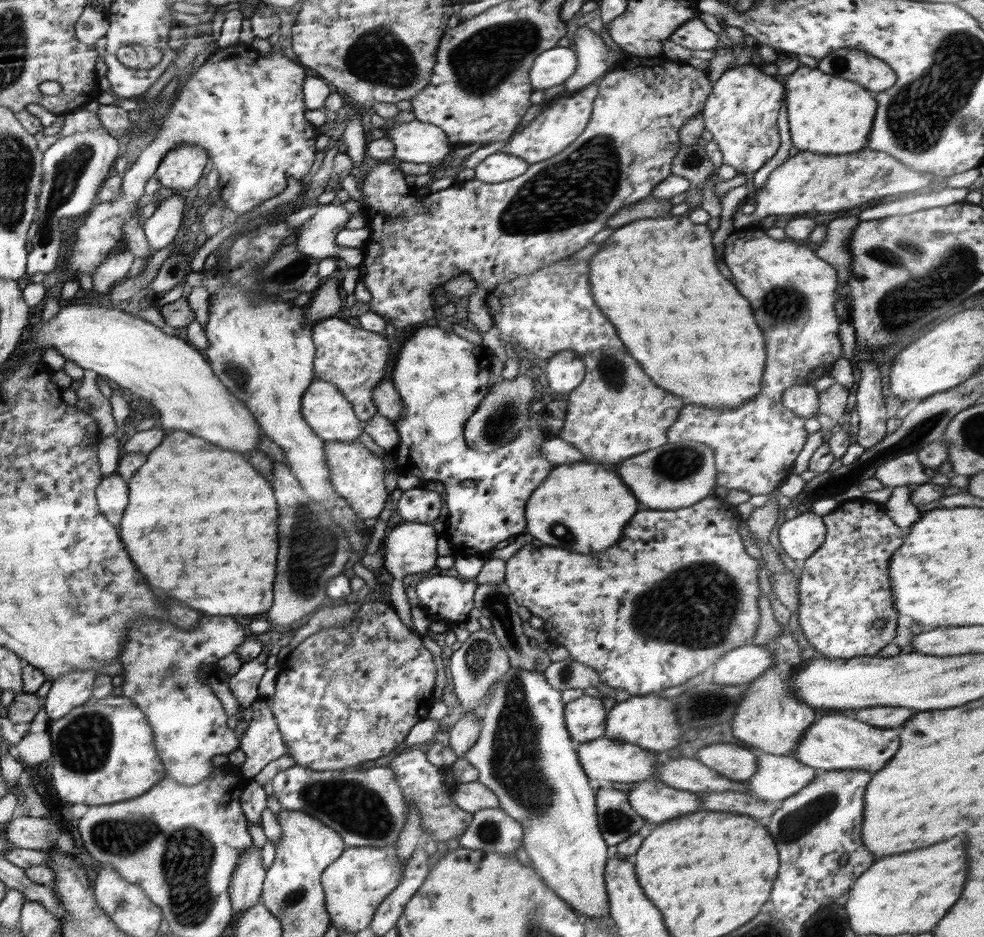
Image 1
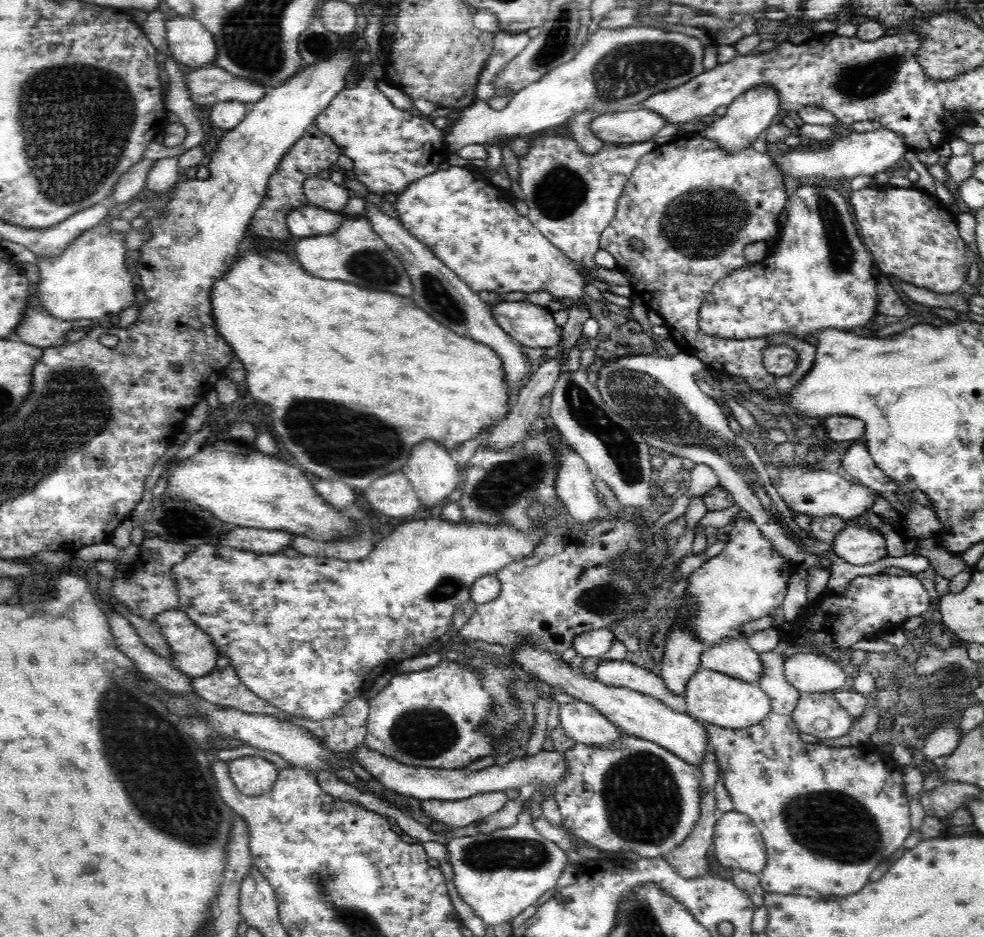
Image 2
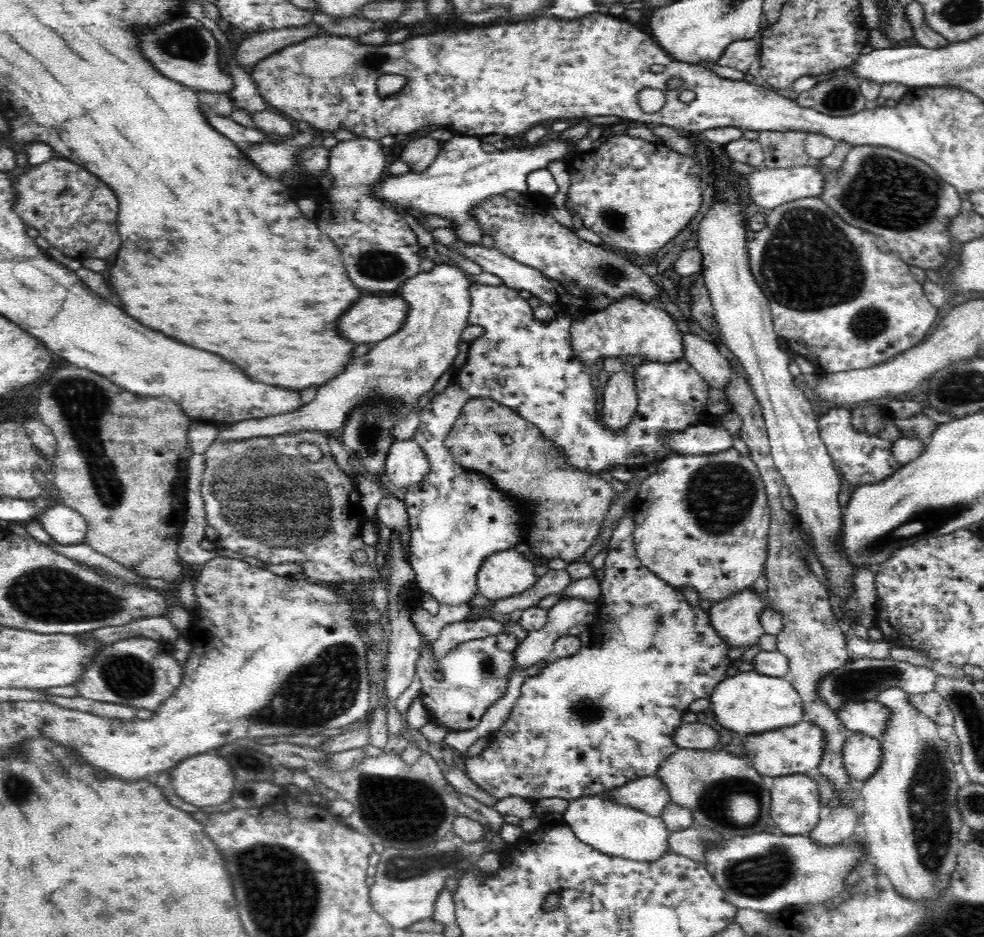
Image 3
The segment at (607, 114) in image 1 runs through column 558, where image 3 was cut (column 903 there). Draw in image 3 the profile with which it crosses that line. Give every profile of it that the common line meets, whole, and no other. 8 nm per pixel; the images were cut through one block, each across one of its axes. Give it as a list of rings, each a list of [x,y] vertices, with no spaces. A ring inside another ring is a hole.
[[[853,146],[845,156],[838,172],[826,168],[818,160],[817,169],[825,178],[819,196],[844,222],[879,236],[890,248],[891,252],[910,266],[922,269],[937,269],[952,256],[950,242],[952,237],[947,231],[952,217],[960,214],[960,203],[963,201],[959,192],[947,181],[944,181],[930,165],[924,161],[903,154],[884,146]]]

